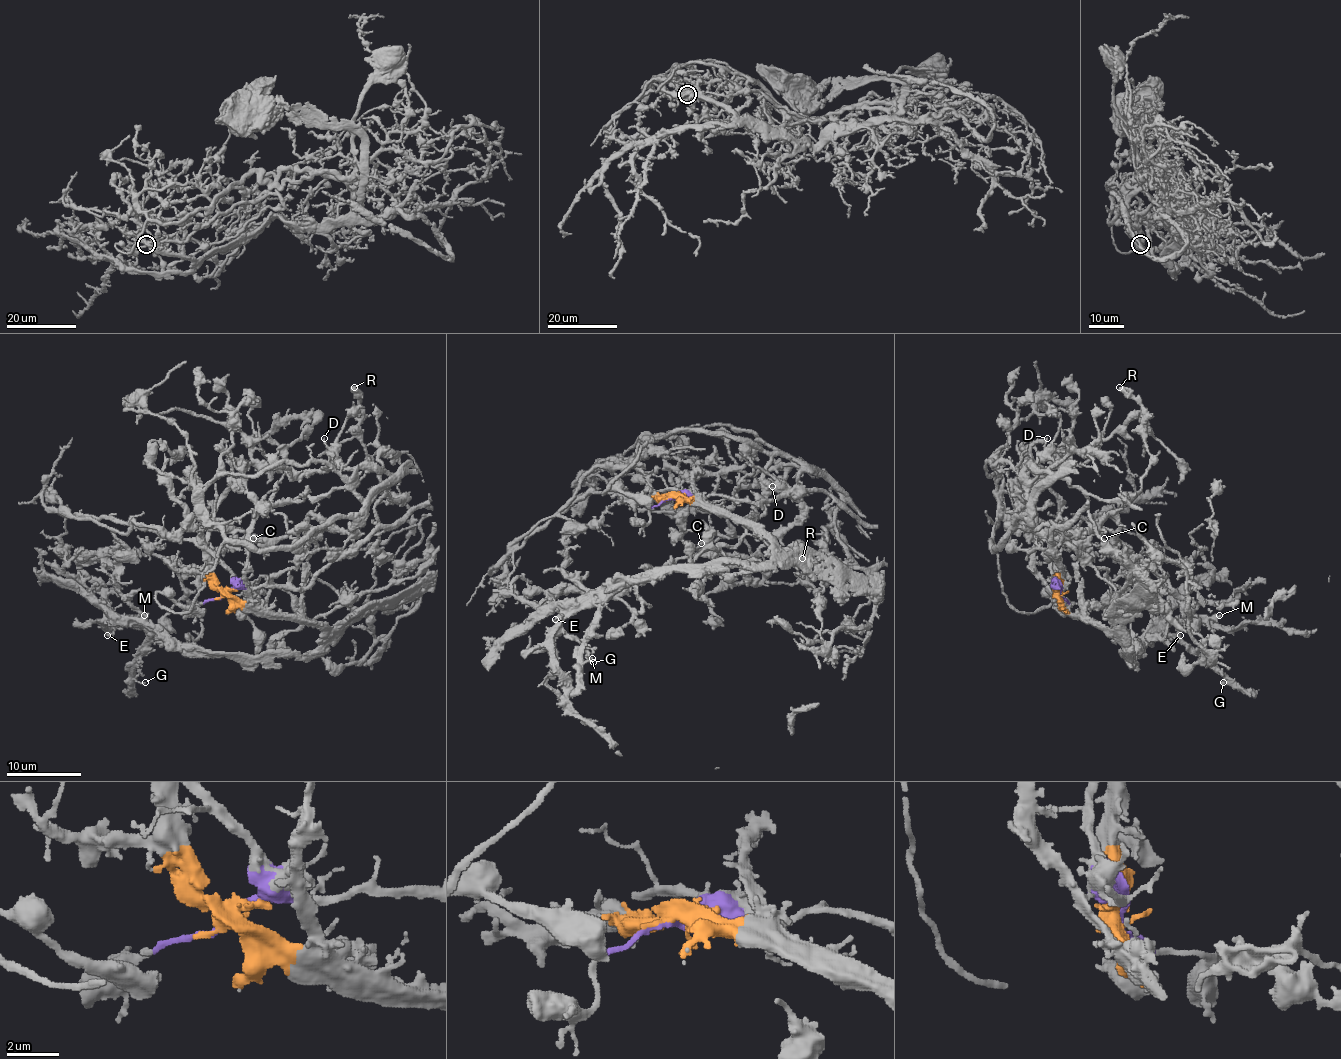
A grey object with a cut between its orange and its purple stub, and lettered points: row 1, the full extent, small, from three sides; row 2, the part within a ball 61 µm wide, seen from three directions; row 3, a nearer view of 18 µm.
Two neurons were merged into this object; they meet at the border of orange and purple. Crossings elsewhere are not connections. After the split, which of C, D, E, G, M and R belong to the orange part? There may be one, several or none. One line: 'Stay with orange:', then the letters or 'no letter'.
Stay with orange: E, G, M

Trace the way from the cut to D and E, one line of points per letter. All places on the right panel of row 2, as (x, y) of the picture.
D: (1059, 594), (1063, 568), (1055, 553), (1063, 534), (1046, 525), (1035, 529), (1026, 473), (1046, 437)
E: (1059, 594), (1072, 614), (1085, 614), (1125, 648), (1125, 656), (1158, 624), (1177, 624), (1181, 635)

